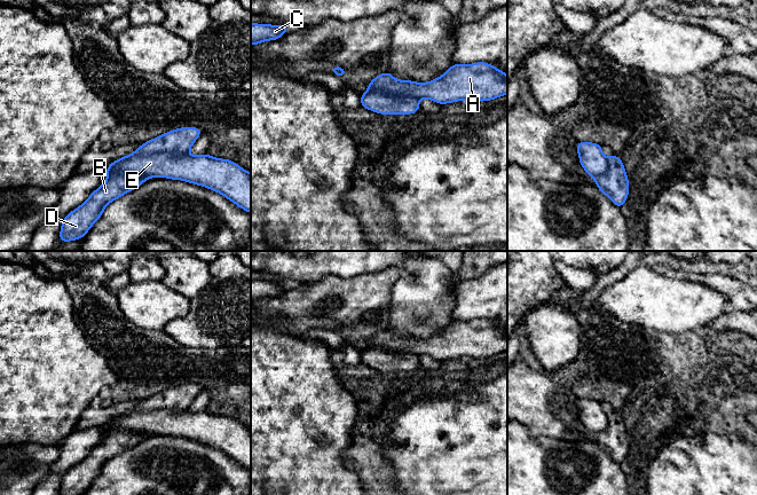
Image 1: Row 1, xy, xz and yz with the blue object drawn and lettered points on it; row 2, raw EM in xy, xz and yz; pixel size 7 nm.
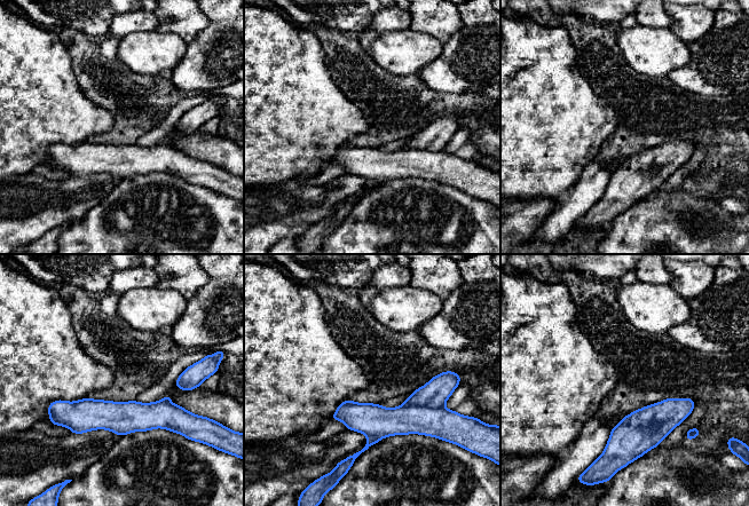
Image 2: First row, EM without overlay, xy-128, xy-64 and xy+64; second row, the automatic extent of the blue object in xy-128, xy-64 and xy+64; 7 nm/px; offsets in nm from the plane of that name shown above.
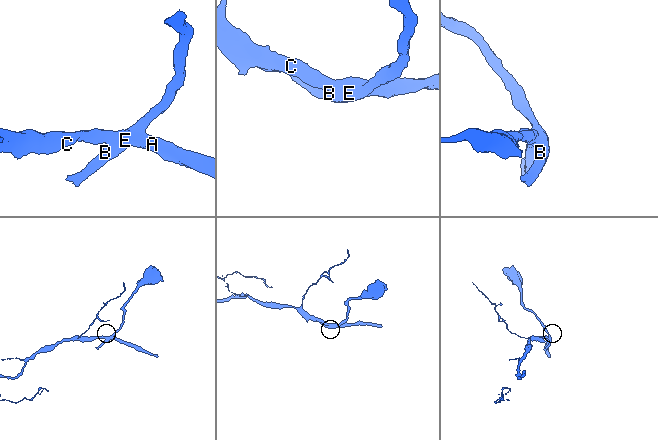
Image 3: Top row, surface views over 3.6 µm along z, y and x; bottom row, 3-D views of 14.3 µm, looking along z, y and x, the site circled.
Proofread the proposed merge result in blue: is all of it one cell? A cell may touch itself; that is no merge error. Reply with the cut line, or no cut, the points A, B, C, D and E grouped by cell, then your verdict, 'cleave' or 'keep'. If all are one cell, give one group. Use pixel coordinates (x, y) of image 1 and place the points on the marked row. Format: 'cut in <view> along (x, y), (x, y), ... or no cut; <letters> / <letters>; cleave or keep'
cut in xy along (187, 151), (180, 154), (140, 152), (128, 155); A C E / B D; cleave

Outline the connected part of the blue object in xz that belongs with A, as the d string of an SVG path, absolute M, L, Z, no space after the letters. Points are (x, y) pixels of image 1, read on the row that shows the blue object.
M484 62L454 64L429 82L397 80L387 71L371 80L368 91L431 99L439 104L462 100L490 101L507 94L507 76Z

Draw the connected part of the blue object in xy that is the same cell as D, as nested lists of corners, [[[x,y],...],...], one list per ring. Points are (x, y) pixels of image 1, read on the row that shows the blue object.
[[[119,171],[107,172],[107,181],[62,222],[60,239],[62,242],[82,238],[89,228],[101,218],[105,206],[140,187],[149,178]]]

